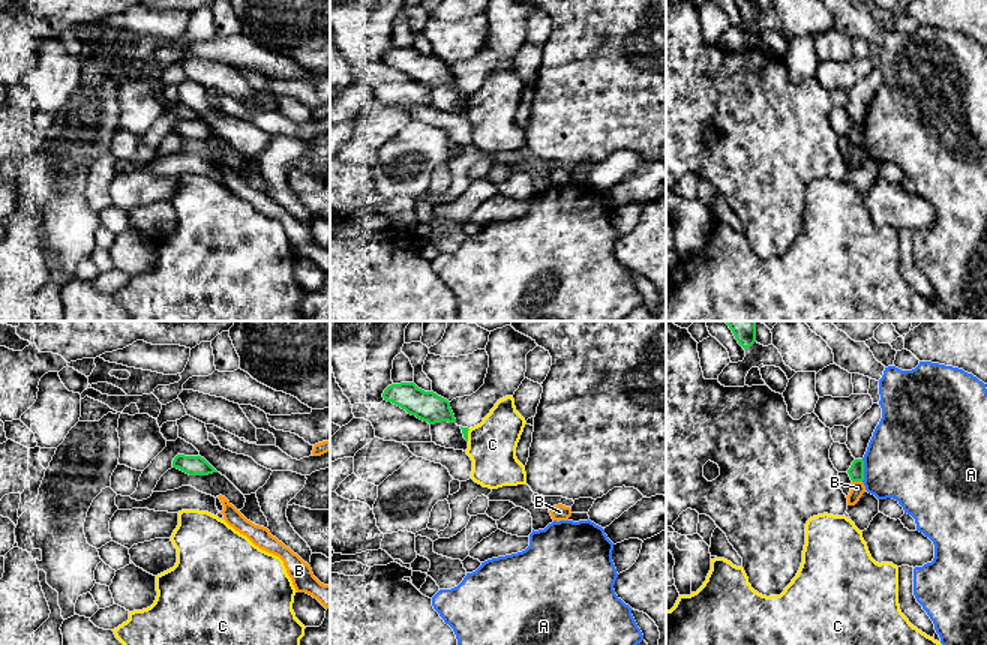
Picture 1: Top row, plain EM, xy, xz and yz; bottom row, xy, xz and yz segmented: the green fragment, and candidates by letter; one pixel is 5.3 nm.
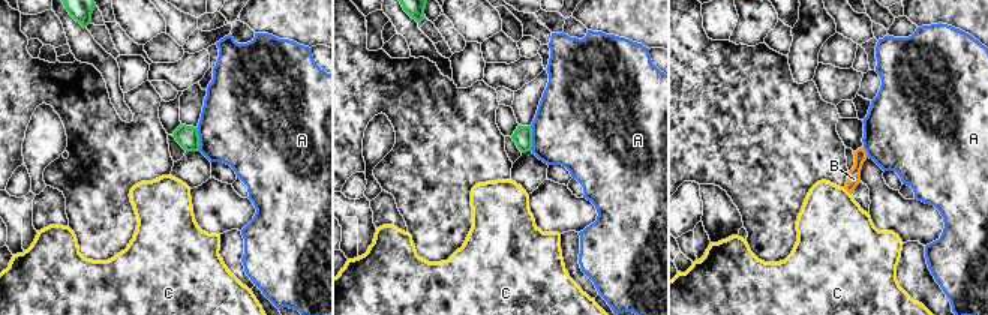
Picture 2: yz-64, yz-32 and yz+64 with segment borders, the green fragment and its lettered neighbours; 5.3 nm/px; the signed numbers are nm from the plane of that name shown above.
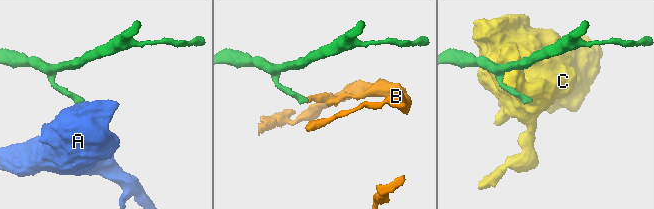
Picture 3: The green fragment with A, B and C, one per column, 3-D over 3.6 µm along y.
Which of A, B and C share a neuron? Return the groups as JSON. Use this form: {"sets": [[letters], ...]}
{"sets": [["A"], ["B"], ["C"]]}

